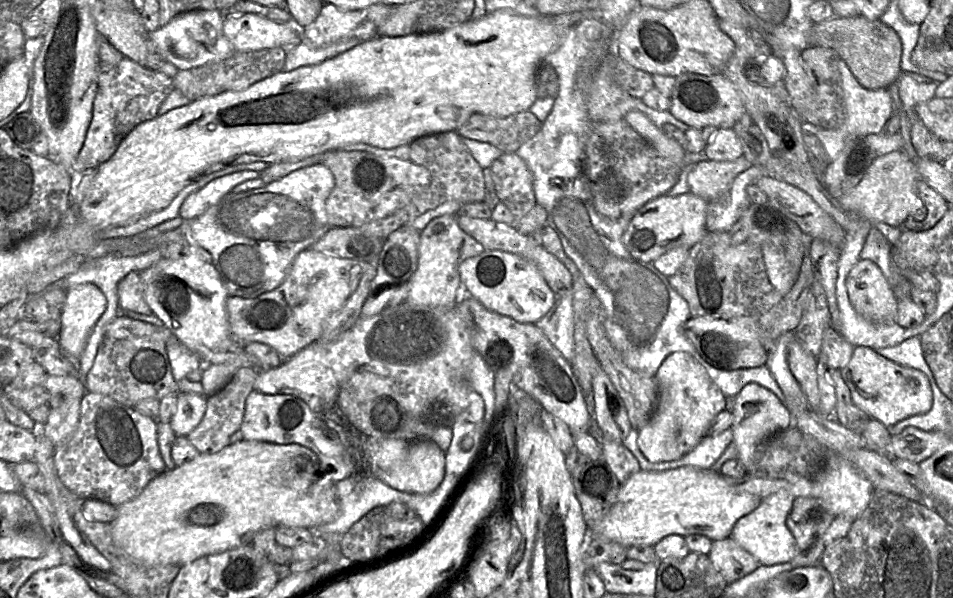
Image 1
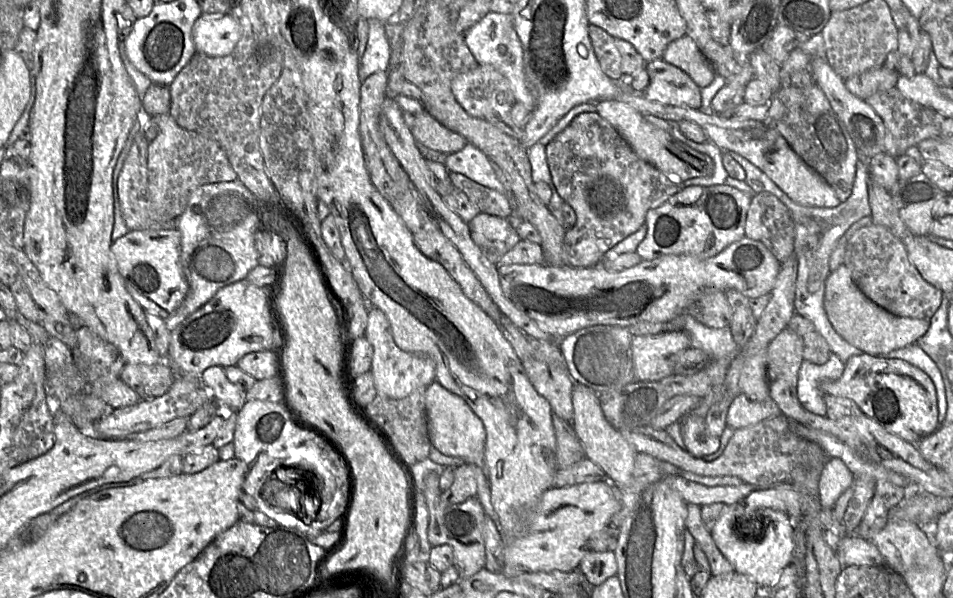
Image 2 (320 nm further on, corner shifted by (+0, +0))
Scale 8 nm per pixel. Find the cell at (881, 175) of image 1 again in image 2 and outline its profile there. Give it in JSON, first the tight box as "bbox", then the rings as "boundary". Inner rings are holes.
{"bbox":[636,185,752,261],"boundary":[[[728,185],[689,186],[651,208],[646,215],[647,234],[636,253],[645,261],[667,255],[716,256],[745,237],[747,212],[752,197]]]}

